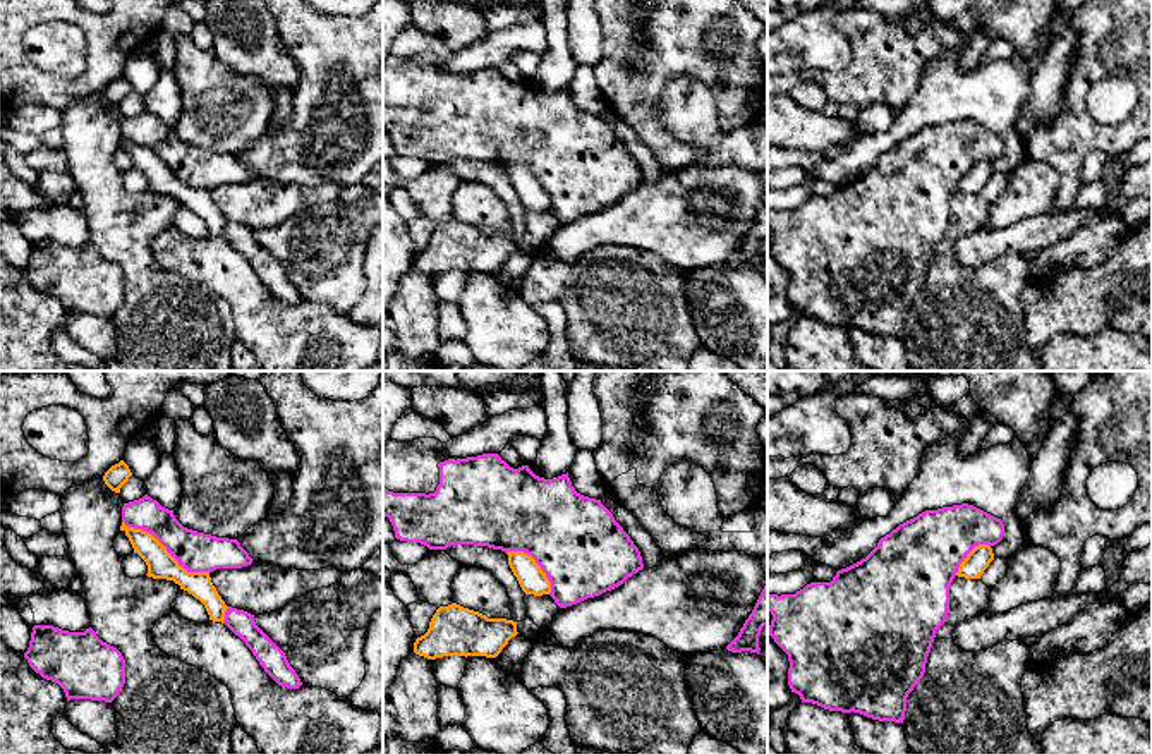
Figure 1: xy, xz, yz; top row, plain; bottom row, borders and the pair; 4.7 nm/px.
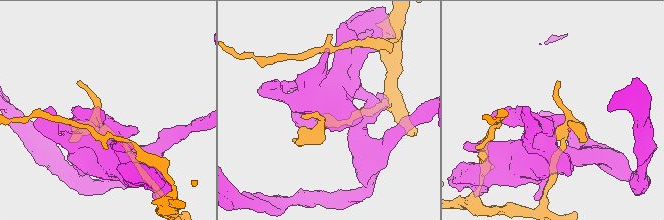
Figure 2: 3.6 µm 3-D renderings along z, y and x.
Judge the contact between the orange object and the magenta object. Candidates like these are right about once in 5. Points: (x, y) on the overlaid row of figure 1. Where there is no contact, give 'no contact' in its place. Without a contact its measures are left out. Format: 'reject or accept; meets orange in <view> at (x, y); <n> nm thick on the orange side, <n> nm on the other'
reject; meets orange in xy at (165, 550); 130 nm thick on the orange side, 190 nm on the other

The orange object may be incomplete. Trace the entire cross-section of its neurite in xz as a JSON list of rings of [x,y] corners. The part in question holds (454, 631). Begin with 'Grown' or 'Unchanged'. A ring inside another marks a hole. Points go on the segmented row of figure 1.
Unchanged. [[[452,603],[436,610],[427,632],[415,639],[414,653],[427,660],[443,656],[496,658],[517,634],[513,620],[488,618]]]

